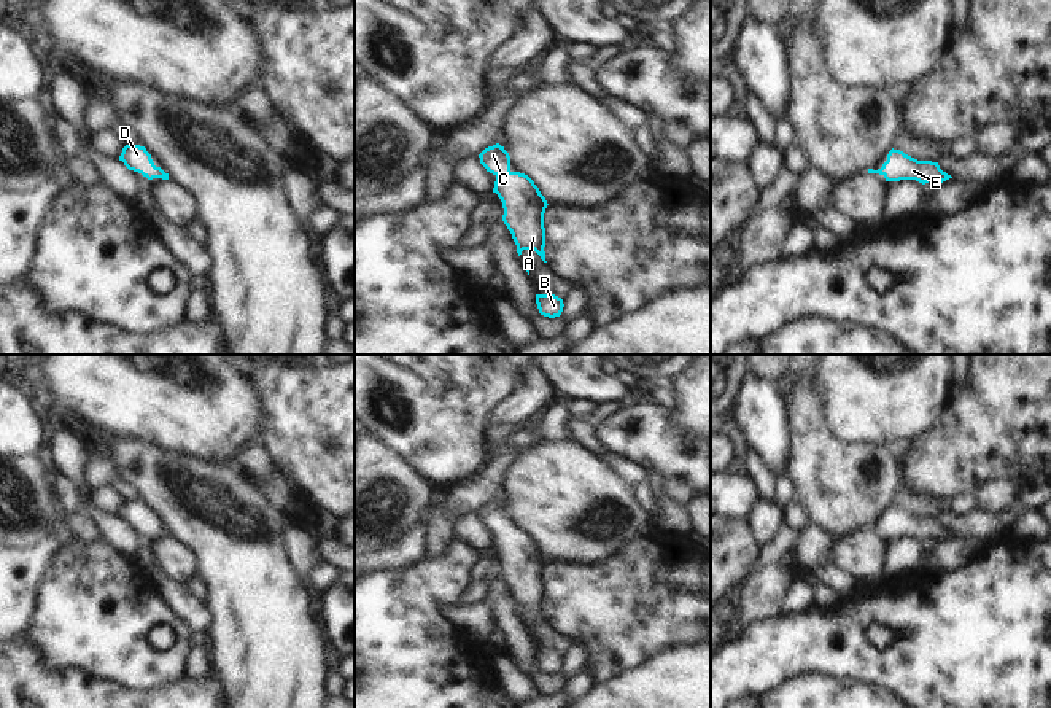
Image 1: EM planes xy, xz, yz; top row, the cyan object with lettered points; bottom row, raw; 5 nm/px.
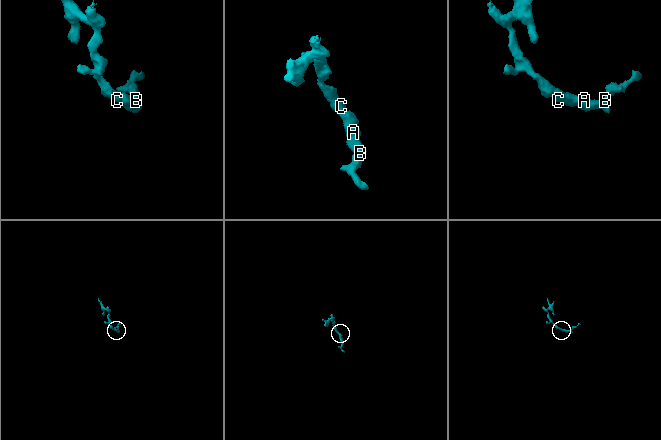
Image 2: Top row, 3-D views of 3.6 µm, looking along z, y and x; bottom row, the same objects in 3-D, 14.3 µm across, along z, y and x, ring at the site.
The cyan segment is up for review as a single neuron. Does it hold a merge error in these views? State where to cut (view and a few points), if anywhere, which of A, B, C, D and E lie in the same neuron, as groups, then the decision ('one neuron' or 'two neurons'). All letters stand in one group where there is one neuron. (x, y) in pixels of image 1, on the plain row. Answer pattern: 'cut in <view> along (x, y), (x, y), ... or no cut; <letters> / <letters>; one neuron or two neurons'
no cut; A B C D E; one neuron

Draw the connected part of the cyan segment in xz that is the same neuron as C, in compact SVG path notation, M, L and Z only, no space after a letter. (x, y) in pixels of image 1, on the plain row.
M499 500L485 504L479 514L487 528L496 533L493 549L502 558L502 578L512 590L518 613L523 606L534 606L547 619L545 554L528 531L510 527L510 512Z

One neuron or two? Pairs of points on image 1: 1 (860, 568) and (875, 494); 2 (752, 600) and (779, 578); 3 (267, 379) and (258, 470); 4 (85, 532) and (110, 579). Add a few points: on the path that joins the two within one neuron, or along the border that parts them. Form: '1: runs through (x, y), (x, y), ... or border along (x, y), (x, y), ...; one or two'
1: border along (867, 529), (837, 538); two
2: runs through (759, 595), (773, 581); one
3: border along (263, 441), (277, 466); two
4: border along (100, 535), (91, 543), (83, 543), (73, 536); two

